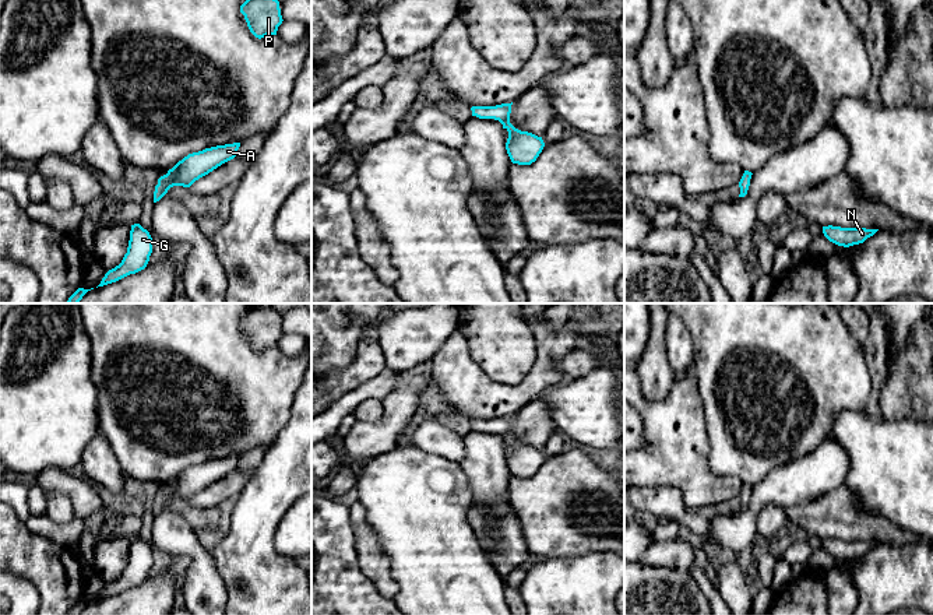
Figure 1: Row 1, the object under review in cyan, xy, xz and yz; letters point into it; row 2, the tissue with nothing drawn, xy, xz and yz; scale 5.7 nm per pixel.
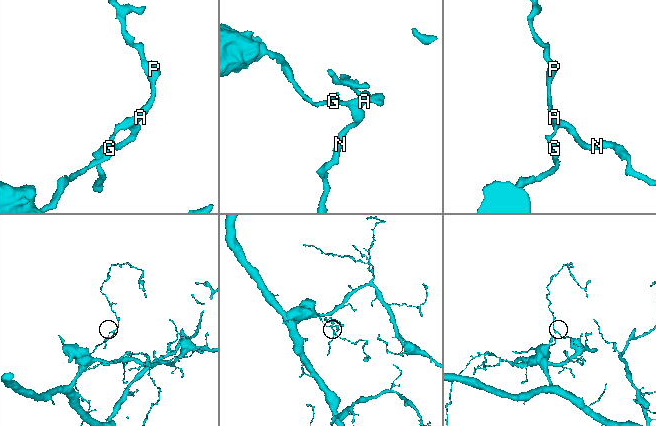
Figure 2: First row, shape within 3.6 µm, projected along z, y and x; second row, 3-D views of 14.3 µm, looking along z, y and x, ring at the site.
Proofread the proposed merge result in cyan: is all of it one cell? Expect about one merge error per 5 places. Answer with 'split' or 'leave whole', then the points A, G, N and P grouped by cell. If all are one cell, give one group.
leave whole | A G N P

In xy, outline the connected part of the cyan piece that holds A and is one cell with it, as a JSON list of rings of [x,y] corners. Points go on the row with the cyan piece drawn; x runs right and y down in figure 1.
[[[240,143],[216,145],[198,152],[189,154],[179,161],[166,175],[158,179],[154,191],[154,203],[159,201],[170,187],[190,187],[196,180],[208,175],[222,164],[233,159]]]

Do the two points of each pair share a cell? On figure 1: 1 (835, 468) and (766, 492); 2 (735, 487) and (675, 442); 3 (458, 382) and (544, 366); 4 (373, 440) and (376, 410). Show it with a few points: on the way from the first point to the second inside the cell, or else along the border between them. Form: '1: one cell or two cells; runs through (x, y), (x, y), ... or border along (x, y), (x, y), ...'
1: one cell; runs through (819, 473), (782, 487)
2: one cell; runs through (720, 487), (715, 487), (686, 457)
3: one cell; runs through (481, 393), (520, 393), (524, 389)
4: two cells; border along (383, 400), (383, 413), (376, 420), (358, 421)

